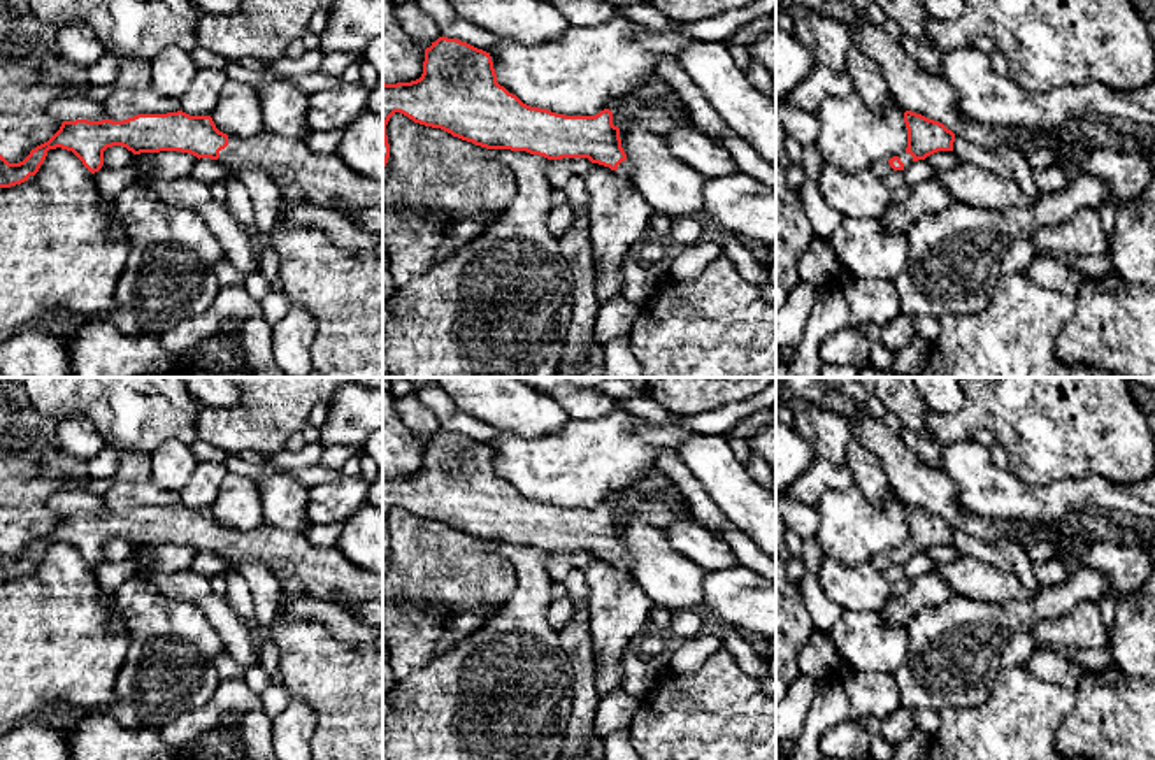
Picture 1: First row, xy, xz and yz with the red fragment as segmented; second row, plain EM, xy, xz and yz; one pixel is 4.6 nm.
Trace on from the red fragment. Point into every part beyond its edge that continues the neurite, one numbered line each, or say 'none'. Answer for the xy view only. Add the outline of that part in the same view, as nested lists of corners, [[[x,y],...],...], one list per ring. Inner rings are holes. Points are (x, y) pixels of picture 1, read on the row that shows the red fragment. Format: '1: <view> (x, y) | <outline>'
1: xy (325, 179) | [[[267,128],[251,139],[228,135],[228,146],[218,160],[233,176],[263,170],[279,190],[295,184],[312,204],[342,204],[349,211],[383,209],[383,181],[349,168],[339,154],[319,154],[305,140],[276,135]]]

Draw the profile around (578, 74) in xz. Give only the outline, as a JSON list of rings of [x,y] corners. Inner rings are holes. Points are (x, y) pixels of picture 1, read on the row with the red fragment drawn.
[[[616,18],[597,26],[570,25],[558,40],[534,46],[497,37],[490,56],[497,82],[523,104],[565,116],[595,116],[609,100],[628,98],[635,88],[655,75],[662,58],[678,61],[681,51],[693,40],[676,28],[655,32],[641,23]]]

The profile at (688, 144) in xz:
[[[693,125],[671,130],[664,142],[679,161],[692,165],[706,179],[741,172],[732,154]]]

